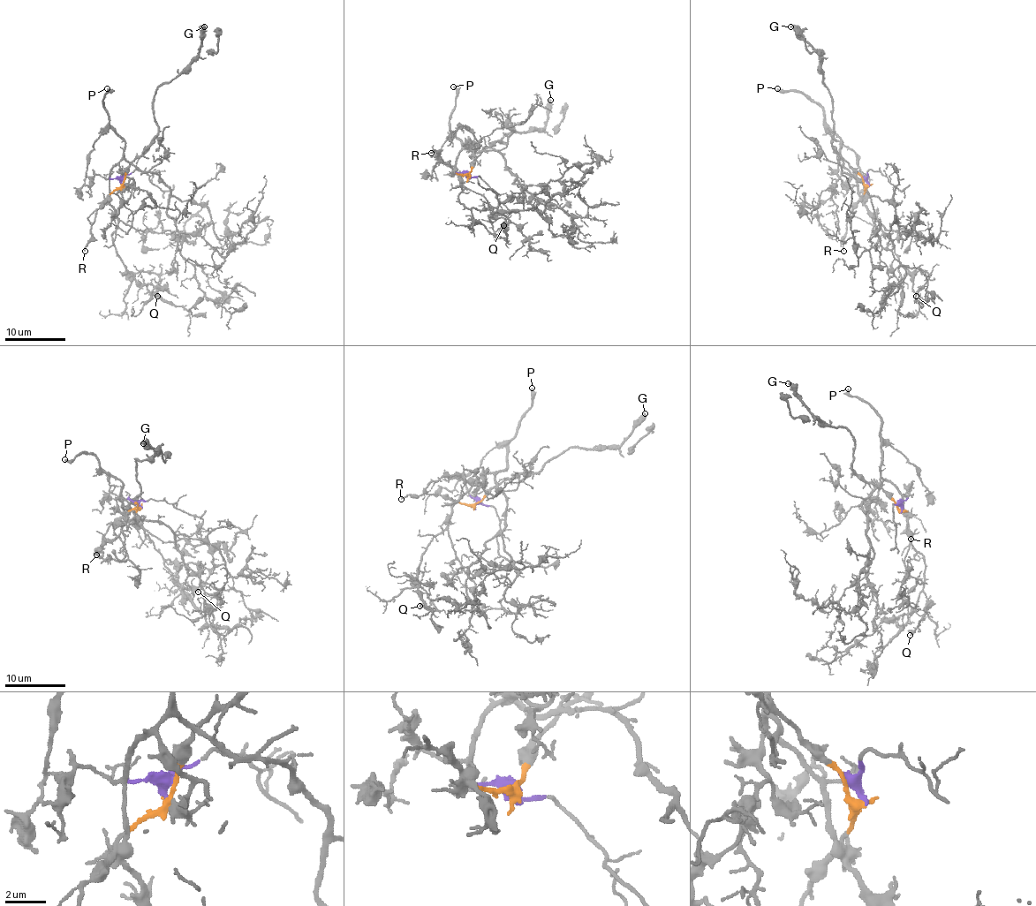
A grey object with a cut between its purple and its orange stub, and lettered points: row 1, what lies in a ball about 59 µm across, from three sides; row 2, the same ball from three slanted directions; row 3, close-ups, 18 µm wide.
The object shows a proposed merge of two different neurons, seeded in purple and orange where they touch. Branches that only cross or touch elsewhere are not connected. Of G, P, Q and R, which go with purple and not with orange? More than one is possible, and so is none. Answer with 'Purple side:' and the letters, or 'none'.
Purple side: P, Q

